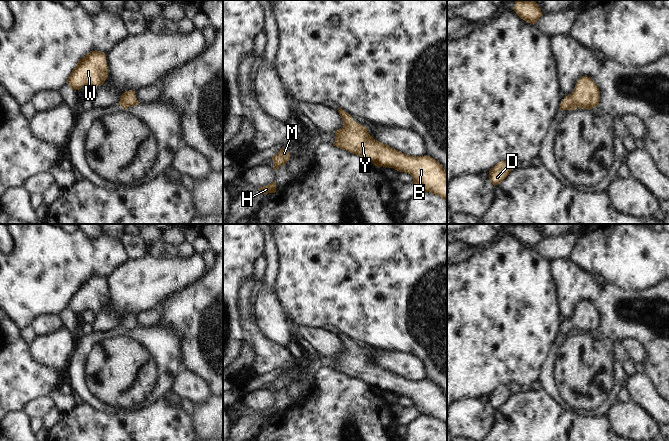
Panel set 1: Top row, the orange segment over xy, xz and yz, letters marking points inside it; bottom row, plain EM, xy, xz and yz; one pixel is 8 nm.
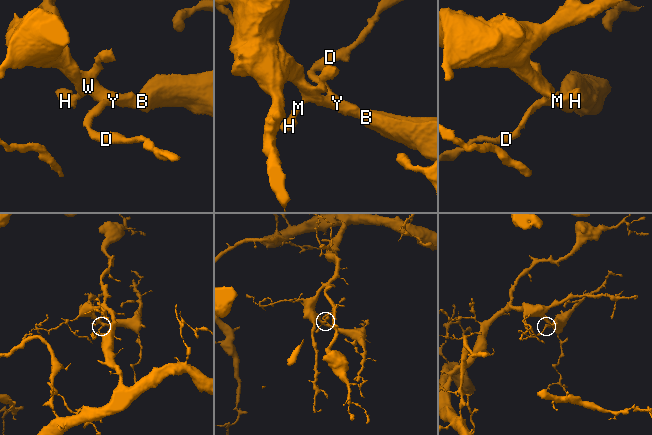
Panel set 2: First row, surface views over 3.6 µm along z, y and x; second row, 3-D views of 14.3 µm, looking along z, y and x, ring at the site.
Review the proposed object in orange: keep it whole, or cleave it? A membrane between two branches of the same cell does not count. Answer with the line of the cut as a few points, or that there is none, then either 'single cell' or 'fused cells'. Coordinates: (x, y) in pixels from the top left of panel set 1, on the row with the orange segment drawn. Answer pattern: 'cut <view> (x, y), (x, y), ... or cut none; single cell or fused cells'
cut none; single cell

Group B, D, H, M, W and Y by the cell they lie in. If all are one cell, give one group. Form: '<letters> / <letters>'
B D H M W Y

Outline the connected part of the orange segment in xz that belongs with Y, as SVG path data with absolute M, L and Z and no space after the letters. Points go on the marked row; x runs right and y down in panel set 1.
M337 108L339 115L343 120L343 127L335 131L334 146L346 150L352 154L364 157L367 161L372 162L377 167L389 167L399 172L406 172L413 177L415 184L421 191L429 192L440 196L447 202L447 171L435 159L424 156L410 156L391 148L375 140L368 132L366 127L354 121L352 116L344 110Z

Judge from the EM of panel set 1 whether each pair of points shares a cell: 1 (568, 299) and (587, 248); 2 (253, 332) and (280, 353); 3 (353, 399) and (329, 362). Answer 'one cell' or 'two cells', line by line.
1: two cells
2: one cell
3: two cells

